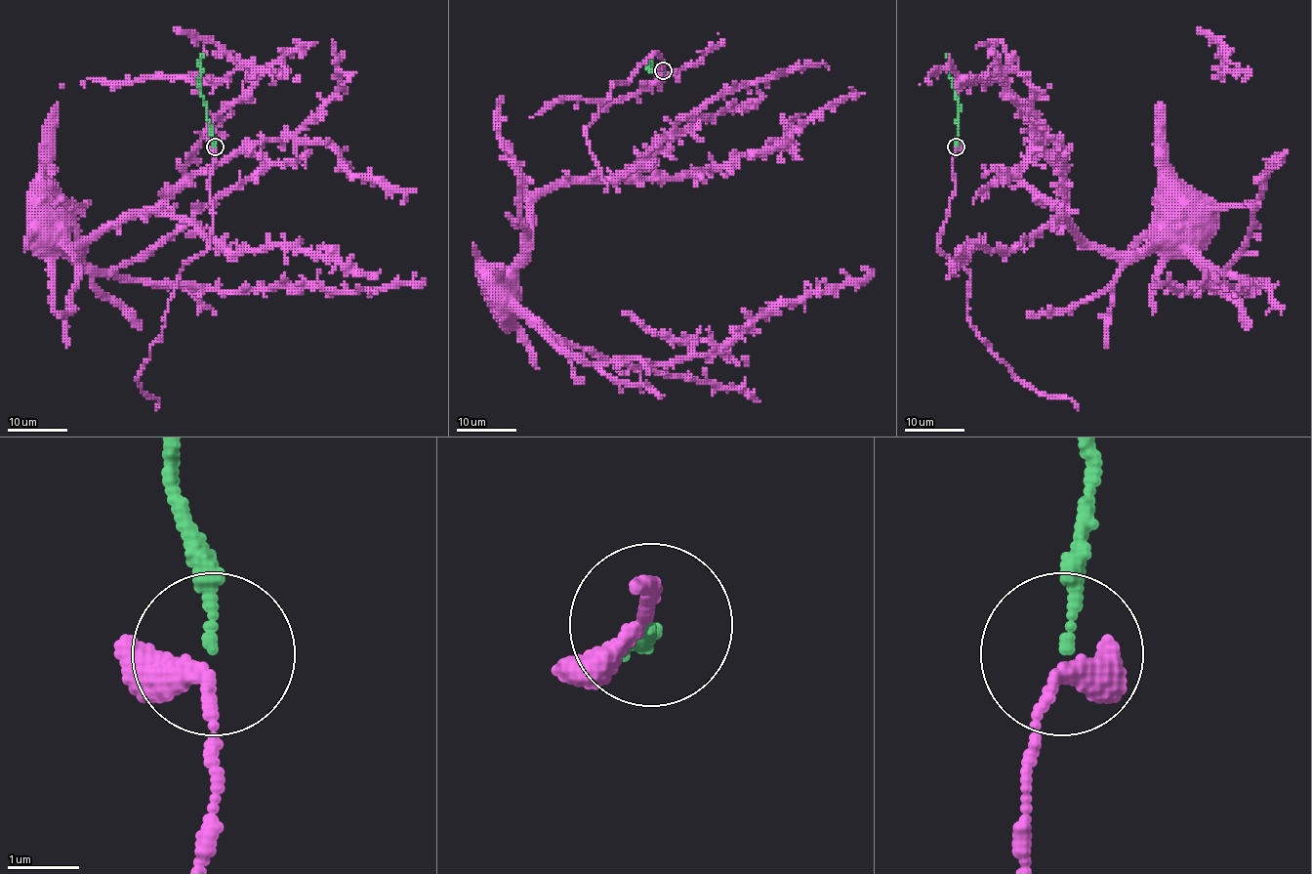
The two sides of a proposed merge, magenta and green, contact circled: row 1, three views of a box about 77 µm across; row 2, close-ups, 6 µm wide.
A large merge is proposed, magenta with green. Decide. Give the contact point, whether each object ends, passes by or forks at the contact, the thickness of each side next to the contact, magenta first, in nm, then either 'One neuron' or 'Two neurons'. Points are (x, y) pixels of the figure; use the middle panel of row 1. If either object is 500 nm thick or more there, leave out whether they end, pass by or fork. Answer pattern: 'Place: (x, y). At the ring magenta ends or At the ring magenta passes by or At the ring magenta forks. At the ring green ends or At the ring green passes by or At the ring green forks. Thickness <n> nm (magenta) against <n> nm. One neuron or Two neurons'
Place: (663, 70). At the ring magenta passes by. At the ring green ends. Thickness 260 nm (magenta) against 130 nm. One neuron

